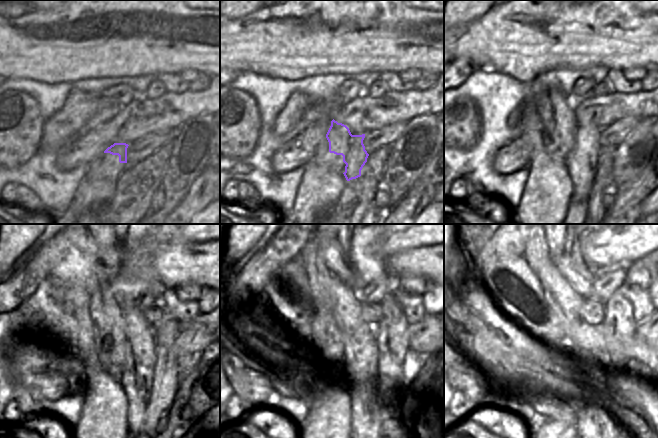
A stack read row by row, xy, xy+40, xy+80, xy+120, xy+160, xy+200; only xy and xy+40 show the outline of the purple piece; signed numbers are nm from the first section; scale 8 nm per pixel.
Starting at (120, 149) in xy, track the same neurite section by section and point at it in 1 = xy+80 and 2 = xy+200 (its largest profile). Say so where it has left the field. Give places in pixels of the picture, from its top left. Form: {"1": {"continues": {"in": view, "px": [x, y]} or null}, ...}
{"1": {"continues": {"in": "xy+80", "px": [582, 150]}}, "2": {"continues": {"in": "xy+200", "px": [596, 427]}}}

